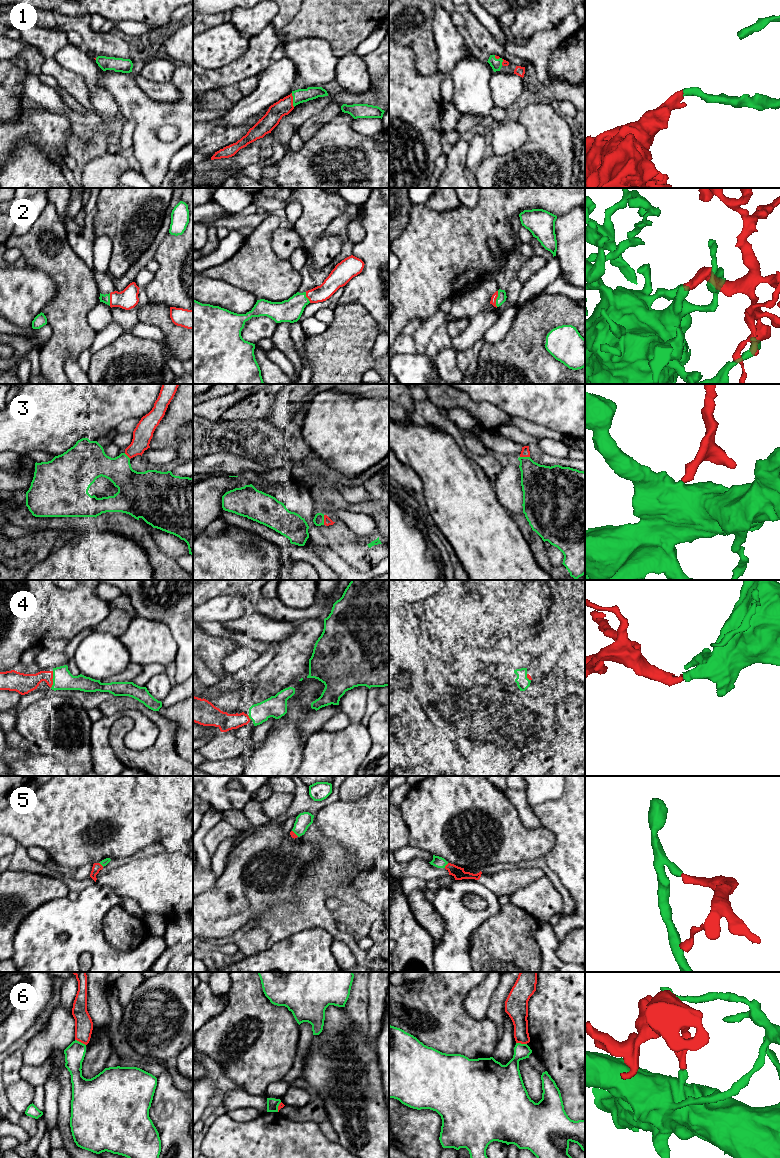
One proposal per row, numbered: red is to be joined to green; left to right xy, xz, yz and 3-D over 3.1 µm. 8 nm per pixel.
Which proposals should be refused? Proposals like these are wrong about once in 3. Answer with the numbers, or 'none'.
6

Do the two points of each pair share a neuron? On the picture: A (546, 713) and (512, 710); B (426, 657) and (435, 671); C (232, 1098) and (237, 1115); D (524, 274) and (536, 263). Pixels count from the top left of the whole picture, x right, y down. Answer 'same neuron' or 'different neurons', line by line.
A: same neuron
B: same neuron
C: different neurons
D: same neuron

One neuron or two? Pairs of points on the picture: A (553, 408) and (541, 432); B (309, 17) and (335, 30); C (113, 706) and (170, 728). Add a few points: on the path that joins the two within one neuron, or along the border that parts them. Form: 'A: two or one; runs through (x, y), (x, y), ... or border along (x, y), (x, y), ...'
A: two; border along (521, 417), (556, 430), (564, 436)
B: one; runs through (315, 17), (322, 17), (329, 24)
C: one; runs through (127, 704), (138, 705), (156, 718)

